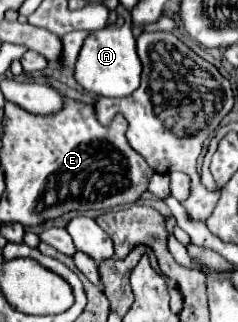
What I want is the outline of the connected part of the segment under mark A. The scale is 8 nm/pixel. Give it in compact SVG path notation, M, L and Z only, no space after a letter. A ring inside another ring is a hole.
M124 23L122 27L106 27L90 33L84 41L82 51L78 55L74 77L86 89L102 97L128 97L140 87L140 73L142 63L136 53L136 39L132 37L130 25Z

